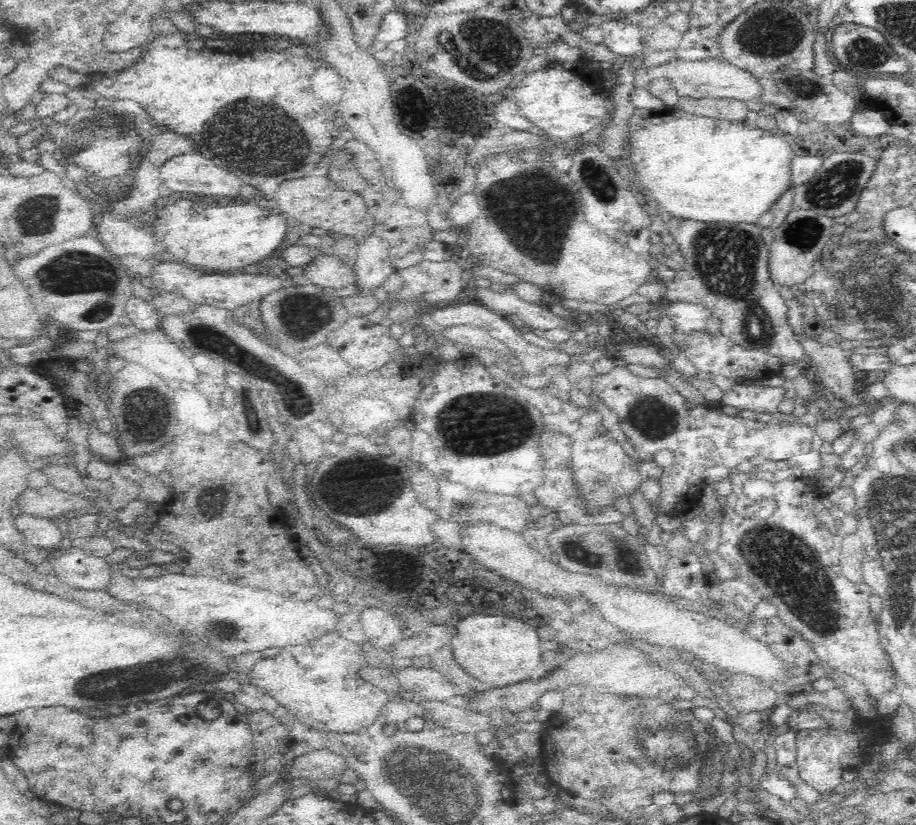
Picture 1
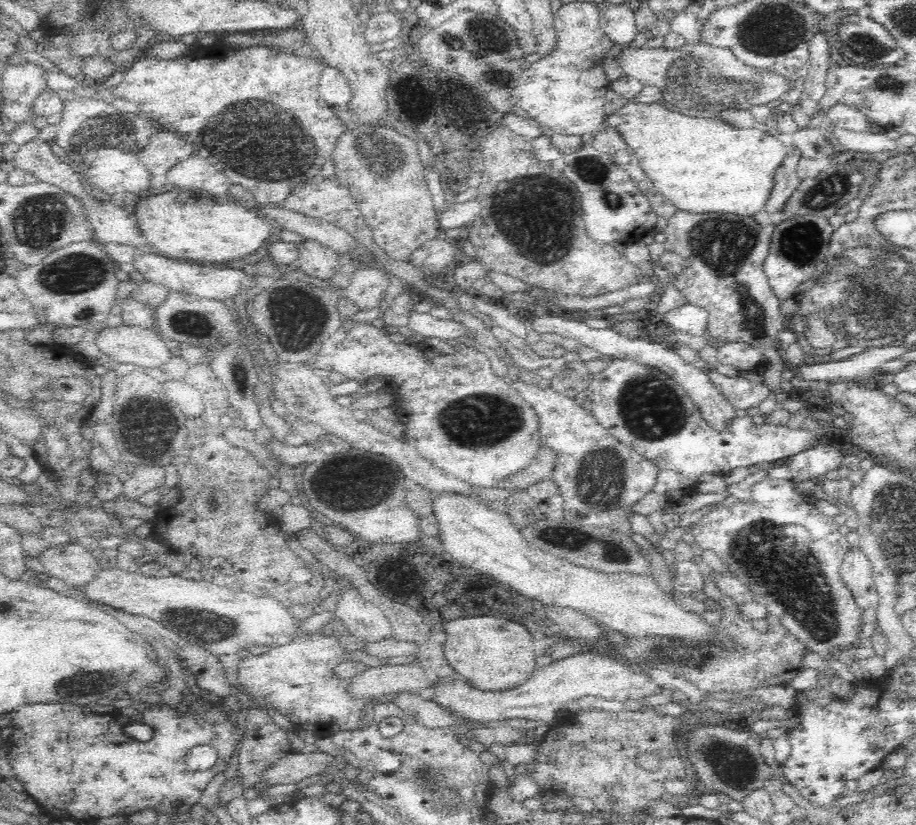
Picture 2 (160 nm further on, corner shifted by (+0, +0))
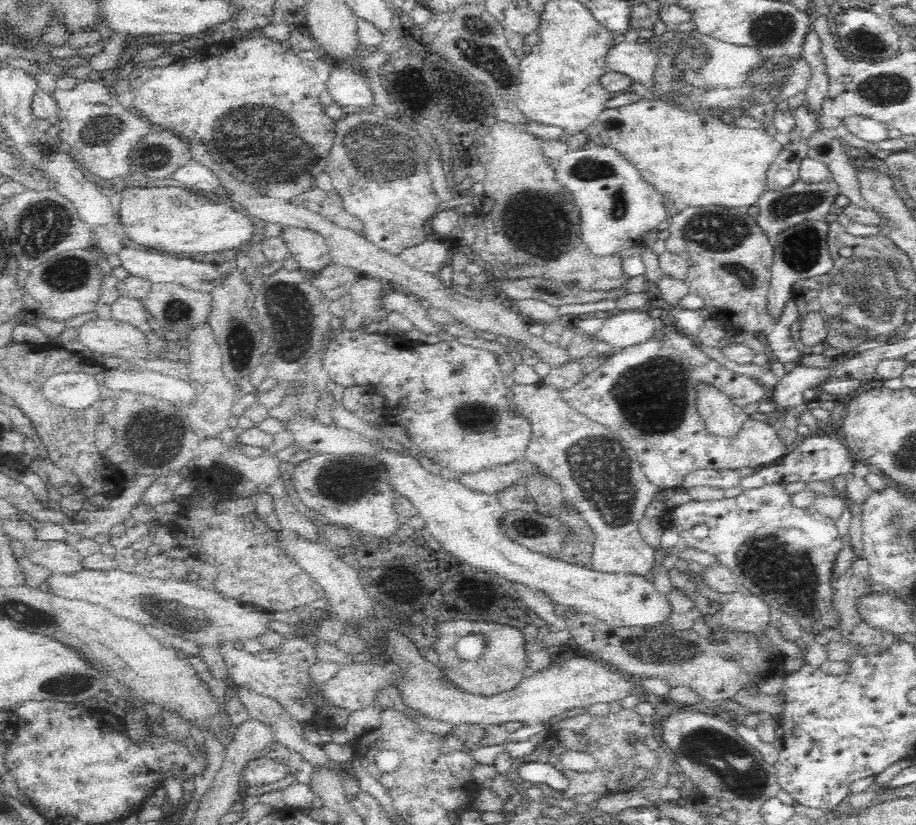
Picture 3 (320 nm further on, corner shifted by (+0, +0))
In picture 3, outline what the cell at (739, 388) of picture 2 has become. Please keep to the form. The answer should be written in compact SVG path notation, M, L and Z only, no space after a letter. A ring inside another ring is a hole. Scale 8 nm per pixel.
M666 326L656 341L630 346L605 357L596 372L587 375L572 388L564 390L562 398L578 412L621 437L636 453L648 480L660 490L682 487L684 478L700 469L740 470L744 466L756 469L770 465L778 458L790 454L804 440L804 437L797 437L793 444L784 444L778 436L779 427L751 418L747 418L740 432L732 438L713 436L708 433L696 406L695 384L698 381L718 387L741 407L764 401L769 395L769 390L758 380L727 370L718 361L709 358L690 338L678 333L674 326Z

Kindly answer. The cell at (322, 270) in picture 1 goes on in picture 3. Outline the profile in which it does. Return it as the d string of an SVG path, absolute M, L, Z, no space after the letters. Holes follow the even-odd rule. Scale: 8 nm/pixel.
M283 228L279 236L282 236L289 256L298 262L299 268L320 272L332 264L330 247L323 236L303 228Z

